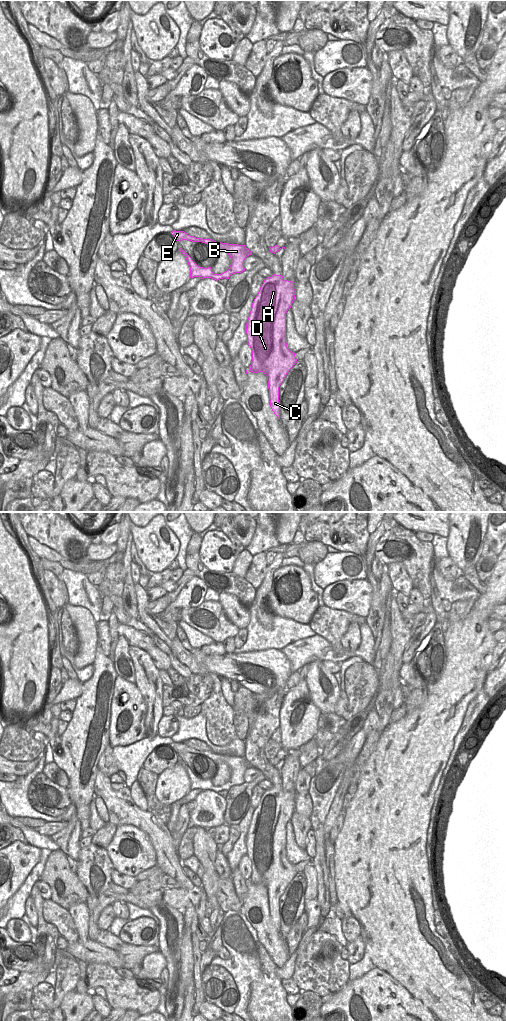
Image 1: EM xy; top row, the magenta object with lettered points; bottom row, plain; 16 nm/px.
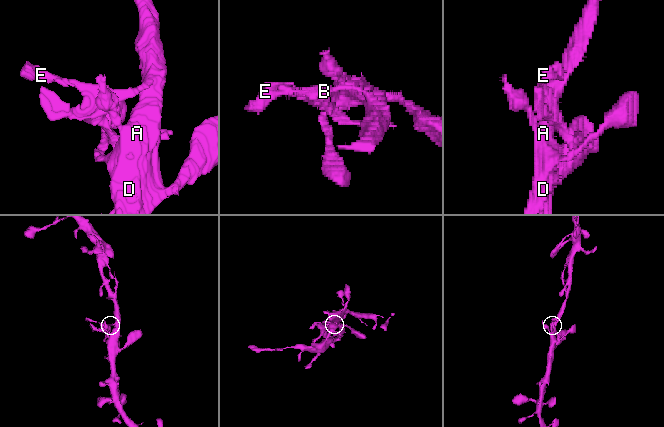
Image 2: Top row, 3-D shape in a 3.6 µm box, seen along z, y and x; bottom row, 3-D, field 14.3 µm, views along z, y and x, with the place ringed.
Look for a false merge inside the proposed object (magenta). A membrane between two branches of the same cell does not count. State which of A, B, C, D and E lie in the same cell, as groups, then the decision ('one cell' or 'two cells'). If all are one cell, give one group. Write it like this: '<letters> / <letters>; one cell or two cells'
A C D / B E; two cells

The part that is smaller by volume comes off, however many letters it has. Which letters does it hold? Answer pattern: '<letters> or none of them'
B, E

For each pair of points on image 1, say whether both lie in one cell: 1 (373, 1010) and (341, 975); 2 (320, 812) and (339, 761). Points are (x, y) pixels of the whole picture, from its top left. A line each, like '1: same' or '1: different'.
1: different
2: same

